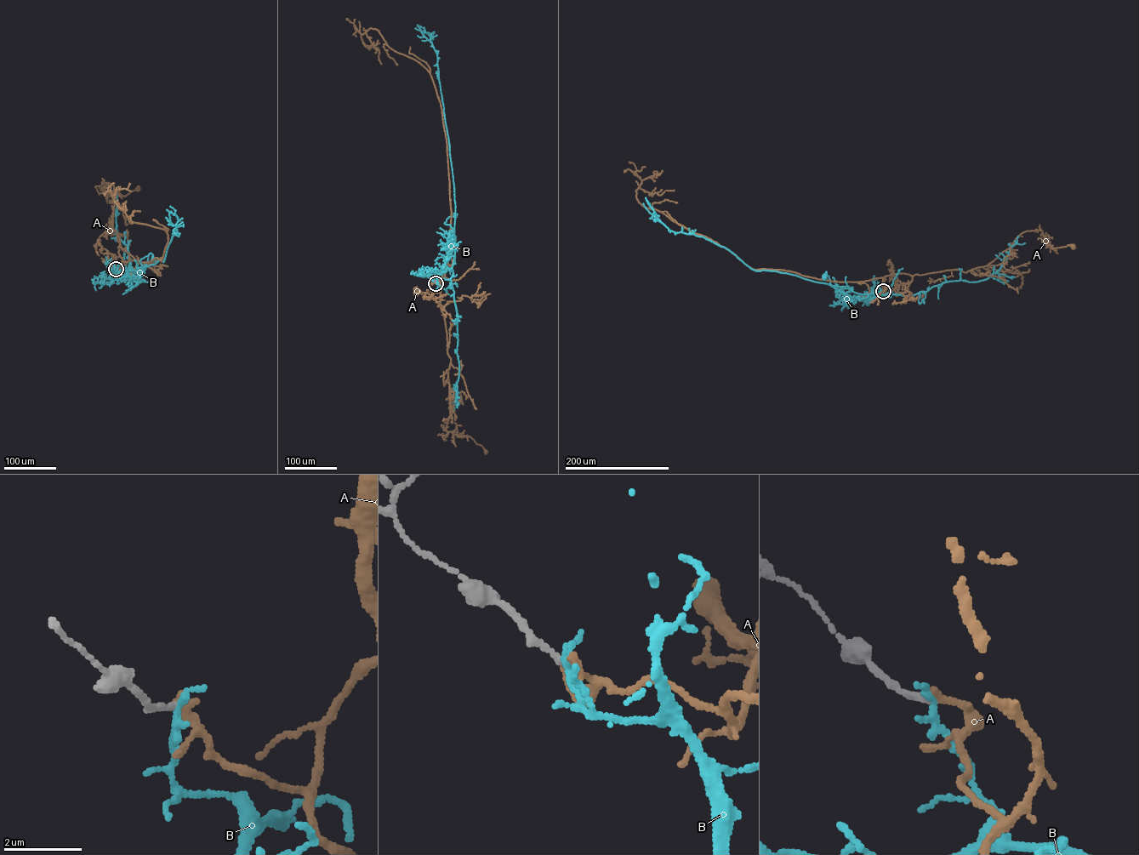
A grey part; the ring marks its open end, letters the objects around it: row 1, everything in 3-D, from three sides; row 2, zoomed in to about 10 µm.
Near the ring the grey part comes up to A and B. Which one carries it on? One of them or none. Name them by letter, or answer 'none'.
A

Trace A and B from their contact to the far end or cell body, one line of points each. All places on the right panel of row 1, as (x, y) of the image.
A: (883, 291), (887, 276), (965, 272), (987, 265), (1027, 230), (1041, 230), (1045, 242), (1053, 248), (1073, 247)
B: (883, 291), (883, 293), (875, 293), (872, 297), (856, 299), (832, 287), (826, 271), (824, 277)

